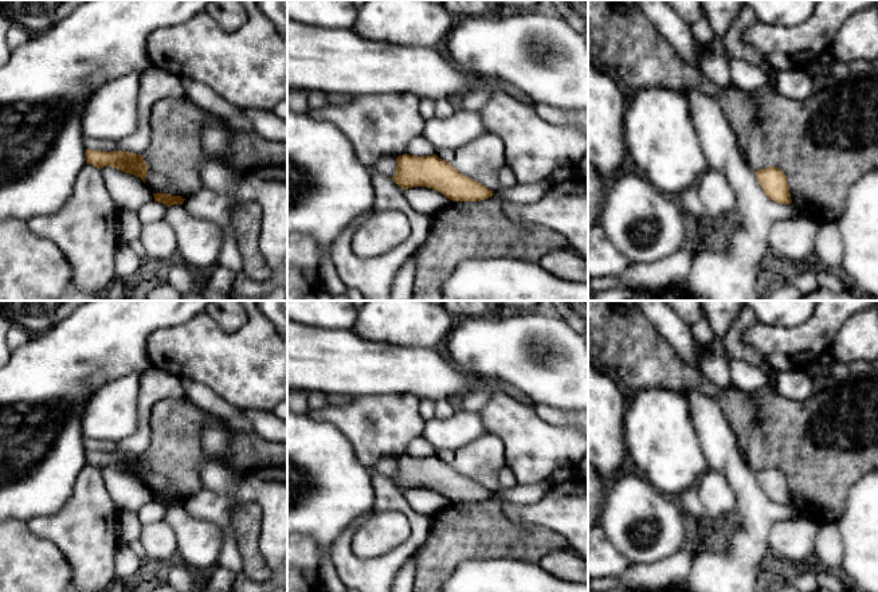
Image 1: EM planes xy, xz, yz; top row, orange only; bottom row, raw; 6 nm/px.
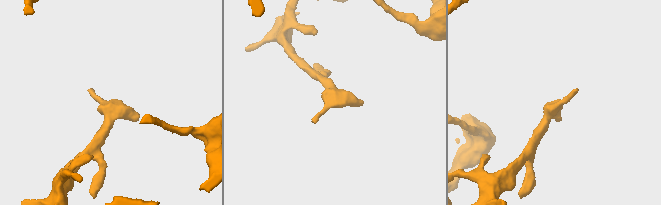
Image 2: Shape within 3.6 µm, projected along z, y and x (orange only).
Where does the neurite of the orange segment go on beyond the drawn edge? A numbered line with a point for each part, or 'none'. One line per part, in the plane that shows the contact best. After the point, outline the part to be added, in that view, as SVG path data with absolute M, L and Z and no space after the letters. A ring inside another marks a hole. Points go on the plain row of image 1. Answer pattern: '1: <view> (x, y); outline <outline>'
none

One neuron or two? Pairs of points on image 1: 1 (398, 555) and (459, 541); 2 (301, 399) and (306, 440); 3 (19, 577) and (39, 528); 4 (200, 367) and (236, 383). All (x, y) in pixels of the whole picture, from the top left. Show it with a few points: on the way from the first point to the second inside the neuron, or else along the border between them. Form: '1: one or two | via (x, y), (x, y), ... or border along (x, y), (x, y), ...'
1: two | border along (431, 522), (424, 541), (414, 555)
2: two | border along (306, 411), (301, 414)
3: two | border along (26, 522), (35, 534), (50, 540), (63, 553)
4: one | via (210, 367), (220, 367), (227, 373)

